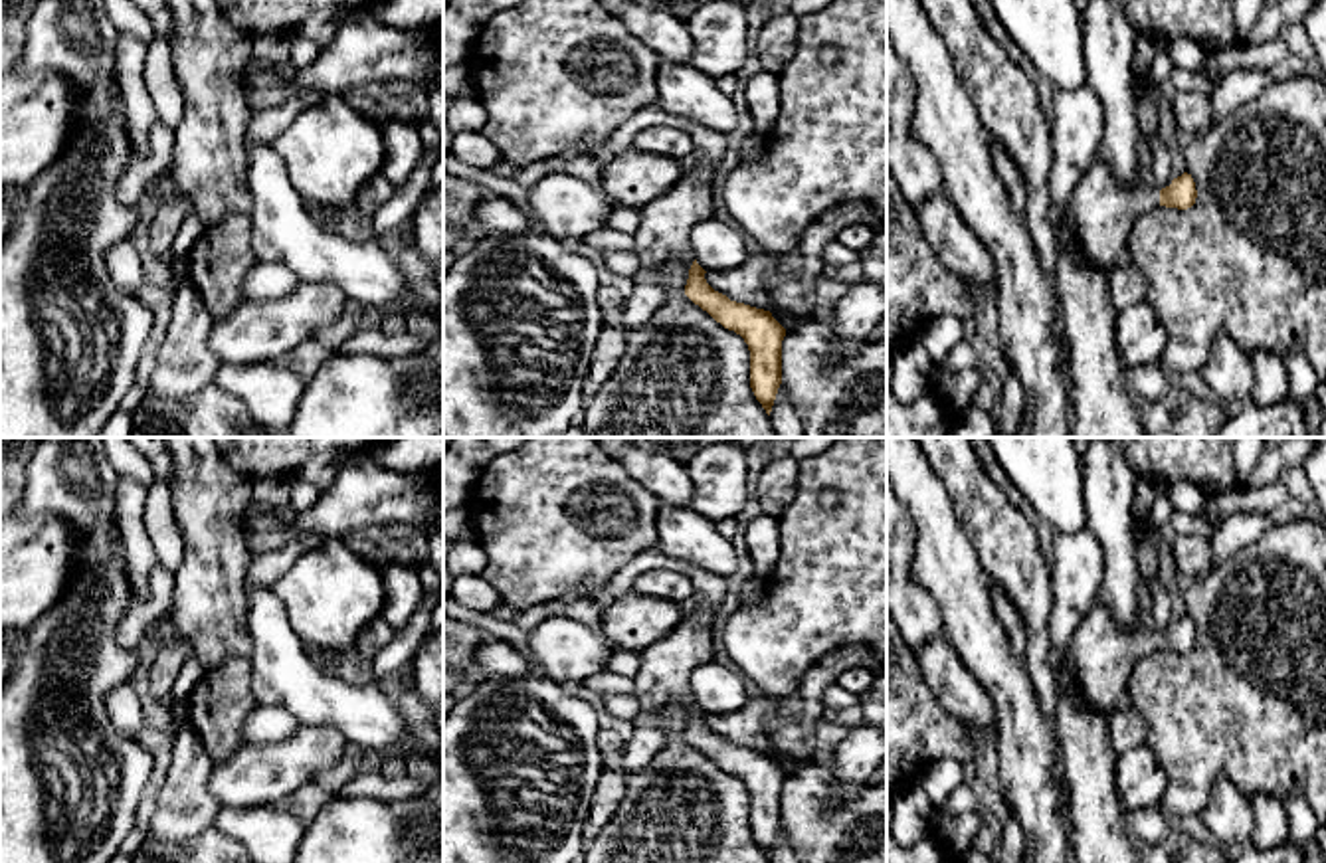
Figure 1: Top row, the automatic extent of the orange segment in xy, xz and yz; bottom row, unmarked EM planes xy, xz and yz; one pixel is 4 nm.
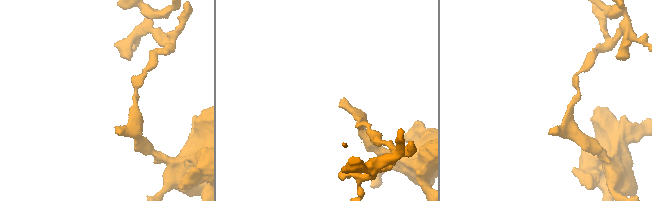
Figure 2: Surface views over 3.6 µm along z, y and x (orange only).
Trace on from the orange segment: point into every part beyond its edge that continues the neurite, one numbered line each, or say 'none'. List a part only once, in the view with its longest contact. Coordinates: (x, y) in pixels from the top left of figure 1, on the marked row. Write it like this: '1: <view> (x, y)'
1: yz (1101, 212)

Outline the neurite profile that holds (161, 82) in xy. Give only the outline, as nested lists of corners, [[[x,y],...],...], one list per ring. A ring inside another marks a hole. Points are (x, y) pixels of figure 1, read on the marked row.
[[[160,34],[146,44],[144,85],[158,121],[168,129],[176,129],[182,121],[186,99],[174,73],[172,46]]]

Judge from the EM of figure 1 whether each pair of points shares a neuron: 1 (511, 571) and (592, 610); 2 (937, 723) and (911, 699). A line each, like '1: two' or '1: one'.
1: two
2: one

